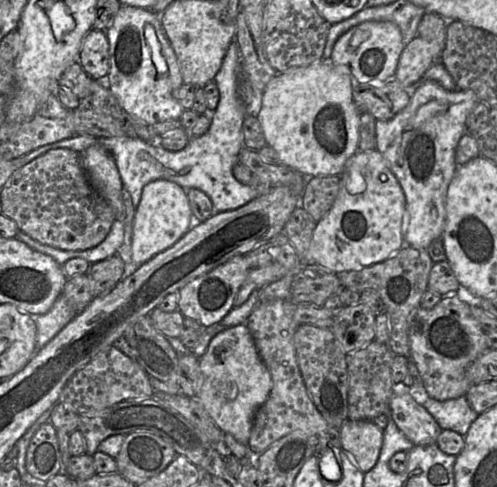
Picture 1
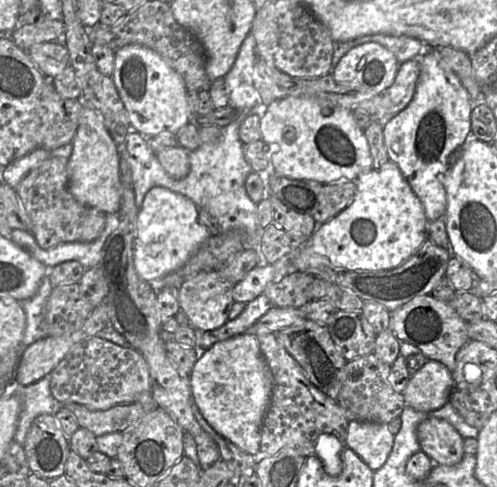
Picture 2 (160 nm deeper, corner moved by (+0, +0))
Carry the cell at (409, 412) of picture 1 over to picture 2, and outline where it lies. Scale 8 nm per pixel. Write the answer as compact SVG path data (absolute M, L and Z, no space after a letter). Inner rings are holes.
M434 417L423 420L417 427L420 451L436 464L454 466L464 457L464 439L446 420Z

